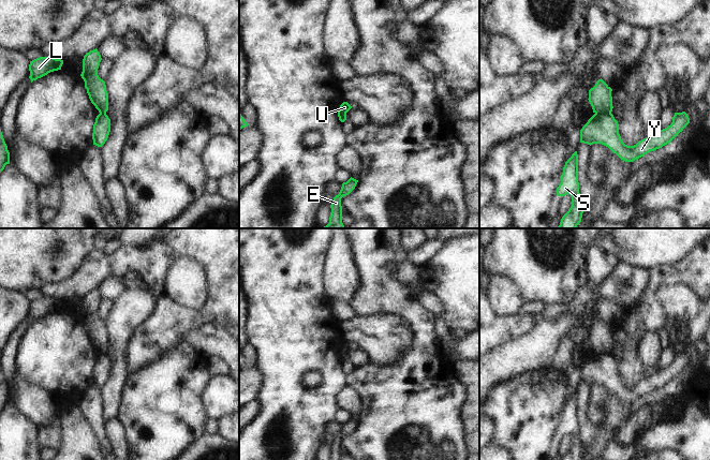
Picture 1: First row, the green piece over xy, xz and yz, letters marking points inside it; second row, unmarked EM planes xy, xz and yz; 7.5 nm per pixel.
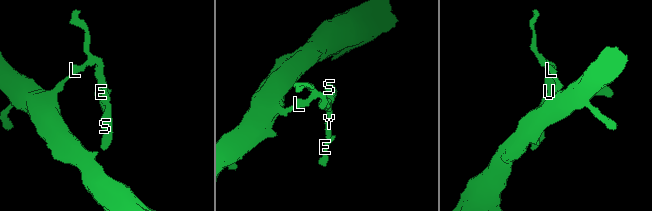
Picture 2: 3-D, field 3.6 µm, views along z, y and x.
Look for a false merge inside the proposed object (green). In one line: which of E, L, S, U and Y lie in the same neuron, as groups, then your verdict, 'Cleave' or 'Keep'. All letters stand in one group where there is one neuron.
Groups: E S U Y / L. Cleave.

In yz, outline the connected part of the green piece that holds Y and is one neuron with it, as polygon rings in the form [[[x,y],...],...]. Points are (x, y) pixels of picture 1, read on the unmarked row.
[[[685,352],[675,353],[670,366],[659,370],[634,386],[627,386],[619,374],[619,365],[612,354],[594,354],[580,370],[580,383],[593,385],[602,384],[608,387],[621,400],[633,402],[650,391],[669,384],[690,363]]]

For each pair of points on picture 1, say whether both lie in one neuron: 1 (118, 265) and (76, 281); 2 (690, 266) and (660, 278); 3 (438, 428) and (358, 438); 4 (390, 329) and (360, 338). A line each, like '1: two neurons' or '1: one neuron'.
1: one neuron
2: one neuron
3: one neuron
4: one neuron

